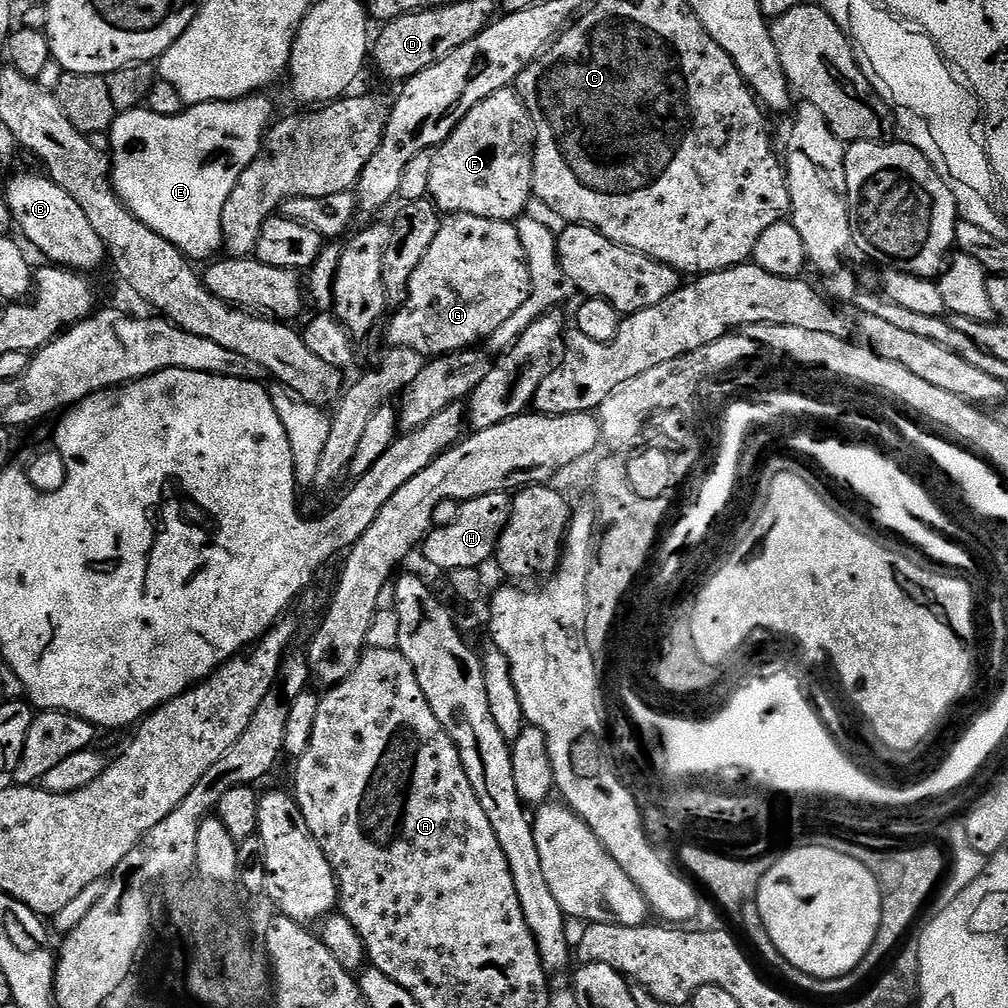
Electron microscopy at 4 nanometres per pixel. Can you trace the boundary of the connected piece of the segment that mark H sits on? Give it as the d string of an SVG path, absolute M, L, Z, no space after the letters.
M495 492L463 501L459 505L454 522L433 527L432 531L425 536L422 545L425 562L441 568L441 573L447 574L452 570L461 570L466 567L477 568L480 564L493 559L500 535L510 516L511 505L512 496L506 492Z

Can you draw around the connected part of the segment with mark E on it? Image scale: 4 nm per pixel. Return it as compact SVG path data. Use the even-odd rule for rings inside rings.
M264 94L244 96L240 100L215 100L193 104L176 116L149 112L147 107L121 112L110 129L110 175L120 201L154 234L162 234L179 252L193 261L207 261L221 251L222 210L242 174L256 160L264 143L266 129L273 123L272 104Z

